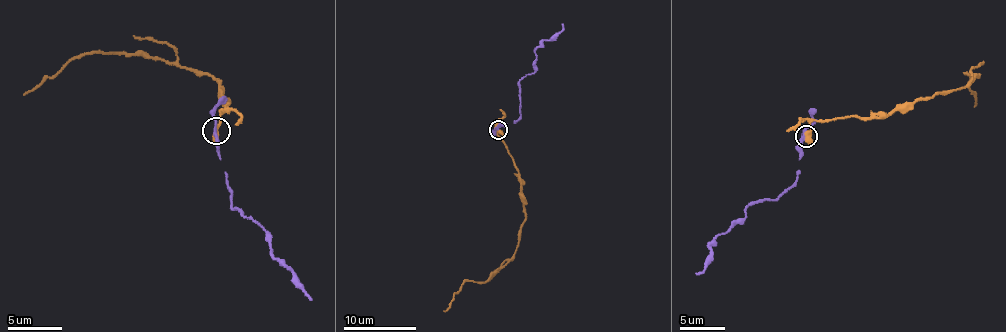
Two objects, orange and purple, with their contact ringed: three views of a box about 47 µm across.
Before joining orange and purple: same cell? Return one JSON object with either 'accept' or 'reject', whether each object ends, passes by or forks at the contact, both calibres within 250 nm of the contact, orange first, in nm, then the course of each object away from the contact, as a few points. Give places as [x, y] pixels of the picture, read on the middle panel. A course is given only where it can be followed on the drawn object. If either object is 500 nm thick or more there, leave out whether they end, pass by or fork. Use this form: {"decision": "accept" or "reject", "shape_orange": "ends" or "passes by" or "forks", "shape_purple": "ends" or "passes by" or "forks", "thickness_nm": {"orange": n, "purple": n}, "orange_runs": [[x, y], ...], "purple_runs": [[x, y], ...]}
{"decision": "reject", "thickness_nm": {"orange": 550, "purple": 220}, "orange_runs": [[498, 130], [518, 173], [525, 222], [521, 227], [516, 253], [484, 282], [466, 281], [443, 311]], "purple_runs": [[498, 130], [507, 123], [517, 122], [518, 82], [535, 71], [536, 48], [562, 30], [561, 23]]}

